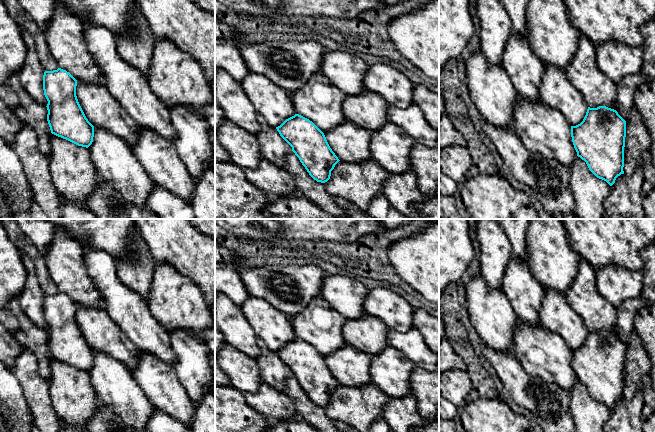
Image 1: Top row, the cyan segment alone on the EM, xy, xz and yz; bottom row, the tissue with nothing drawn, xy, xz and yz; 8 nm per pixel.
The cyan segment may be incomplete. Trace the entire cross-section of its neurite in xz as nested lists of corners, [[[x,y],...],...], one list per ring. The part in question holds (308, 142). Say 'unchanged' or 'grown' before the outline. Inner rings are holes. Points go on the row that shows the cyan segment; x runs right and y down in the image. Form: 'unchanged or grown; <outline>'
unchanged; [[[295,114],[276,129],[314,180],[325,183],[330,179],[331,171],[340,160],[312,121]]]

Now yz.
unchanged; [[[606,106],[588,107],[583,121],[571,126],[571,137],[577,156],[584,160],[589,170],[610,186],[621,174],[624,174],[624,147],[626,121],[614,109]]]

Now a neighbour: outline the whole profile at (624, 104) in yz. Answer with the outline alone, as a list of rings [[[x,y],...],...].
[[[641,72],[636,75],[627,75],[621,83],[617,84],[618,96],[615,107],[625,121],[629,119],[630,111],[635,108],[634,94],[636,89],[648,80],[649,78]]]

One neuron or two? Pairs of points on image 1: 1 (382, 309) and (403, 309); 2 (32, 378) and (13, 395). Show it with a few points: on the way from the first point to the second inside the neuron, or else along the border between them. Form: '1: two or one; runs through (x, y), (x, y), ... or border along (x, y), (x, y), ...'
1: one; runs through (387, 310), (398, 313)
2: two; border along (10, 369), (20, 384), (30, 410)

